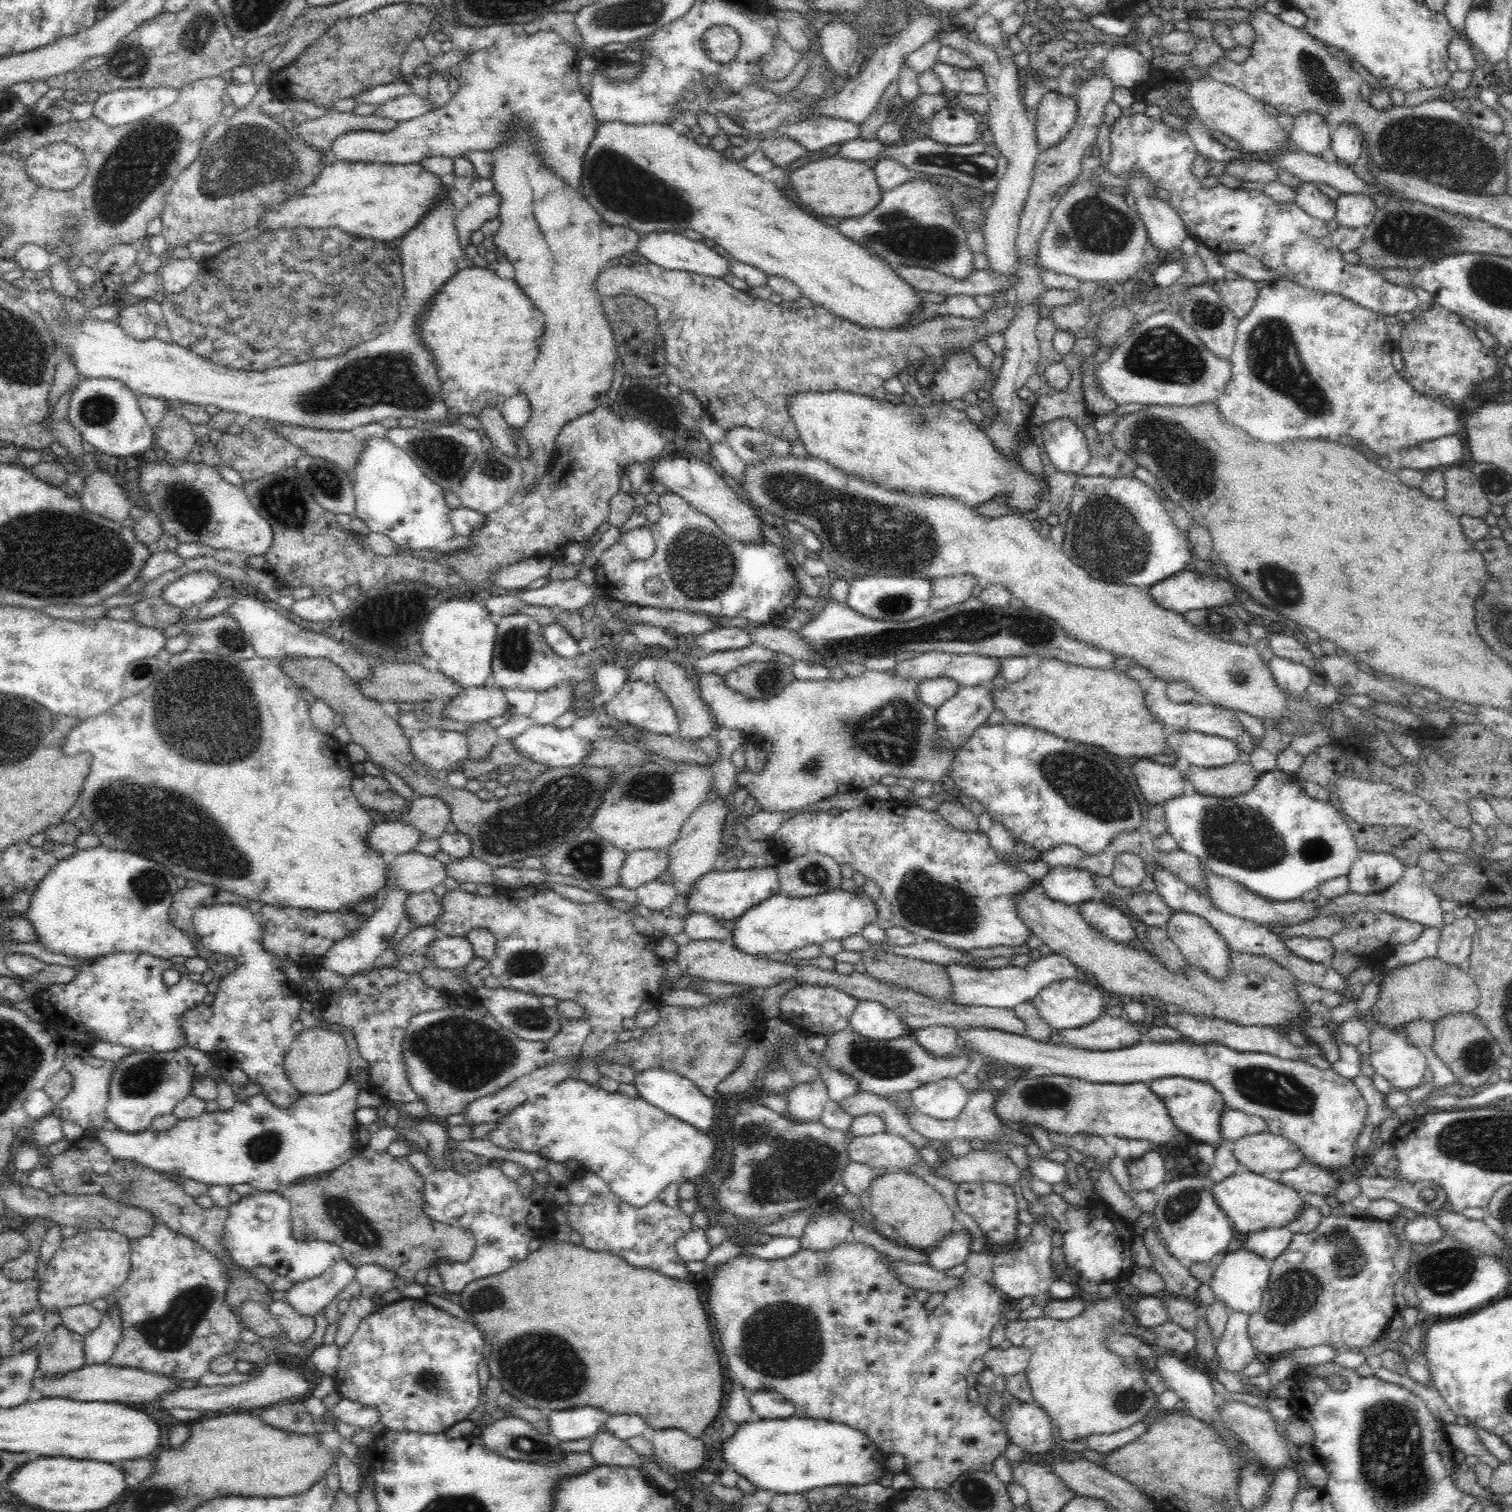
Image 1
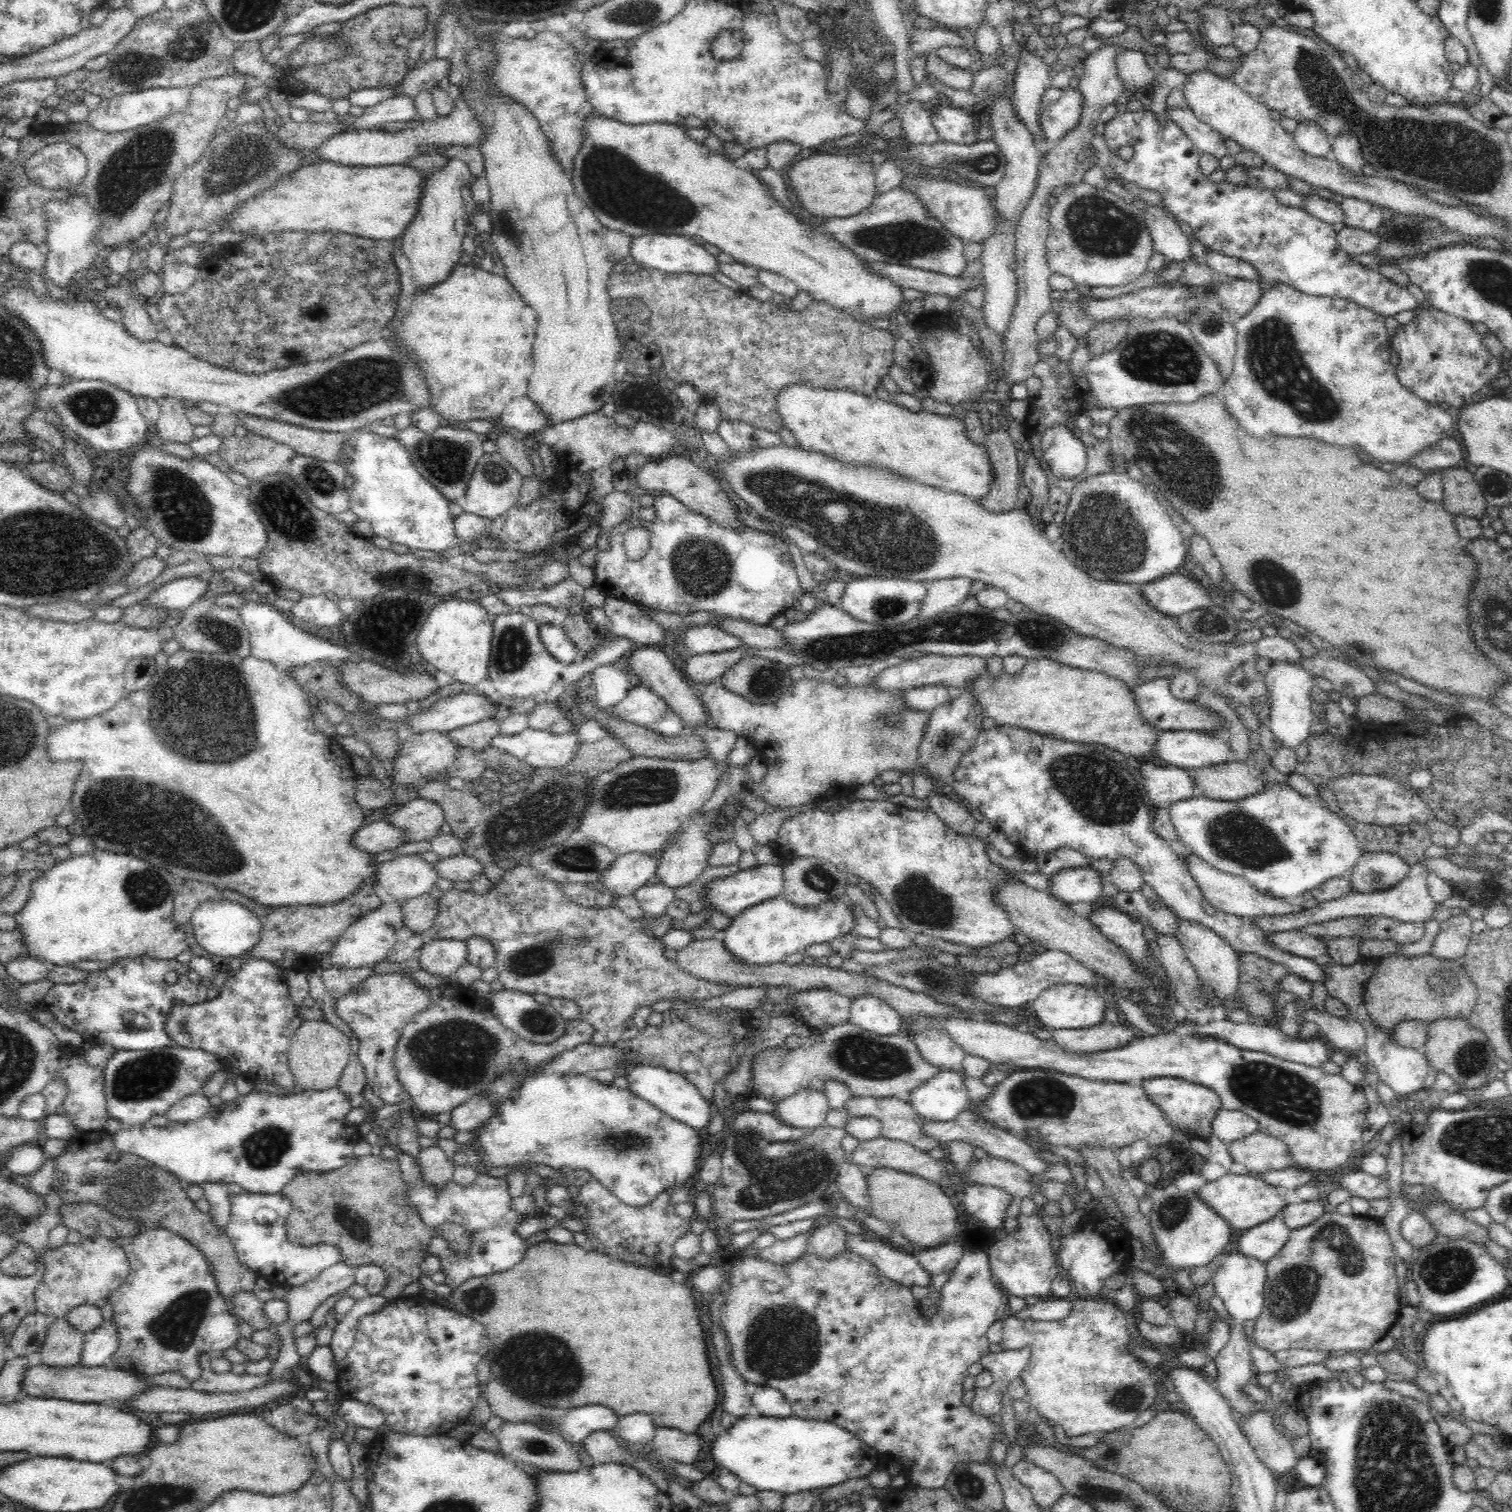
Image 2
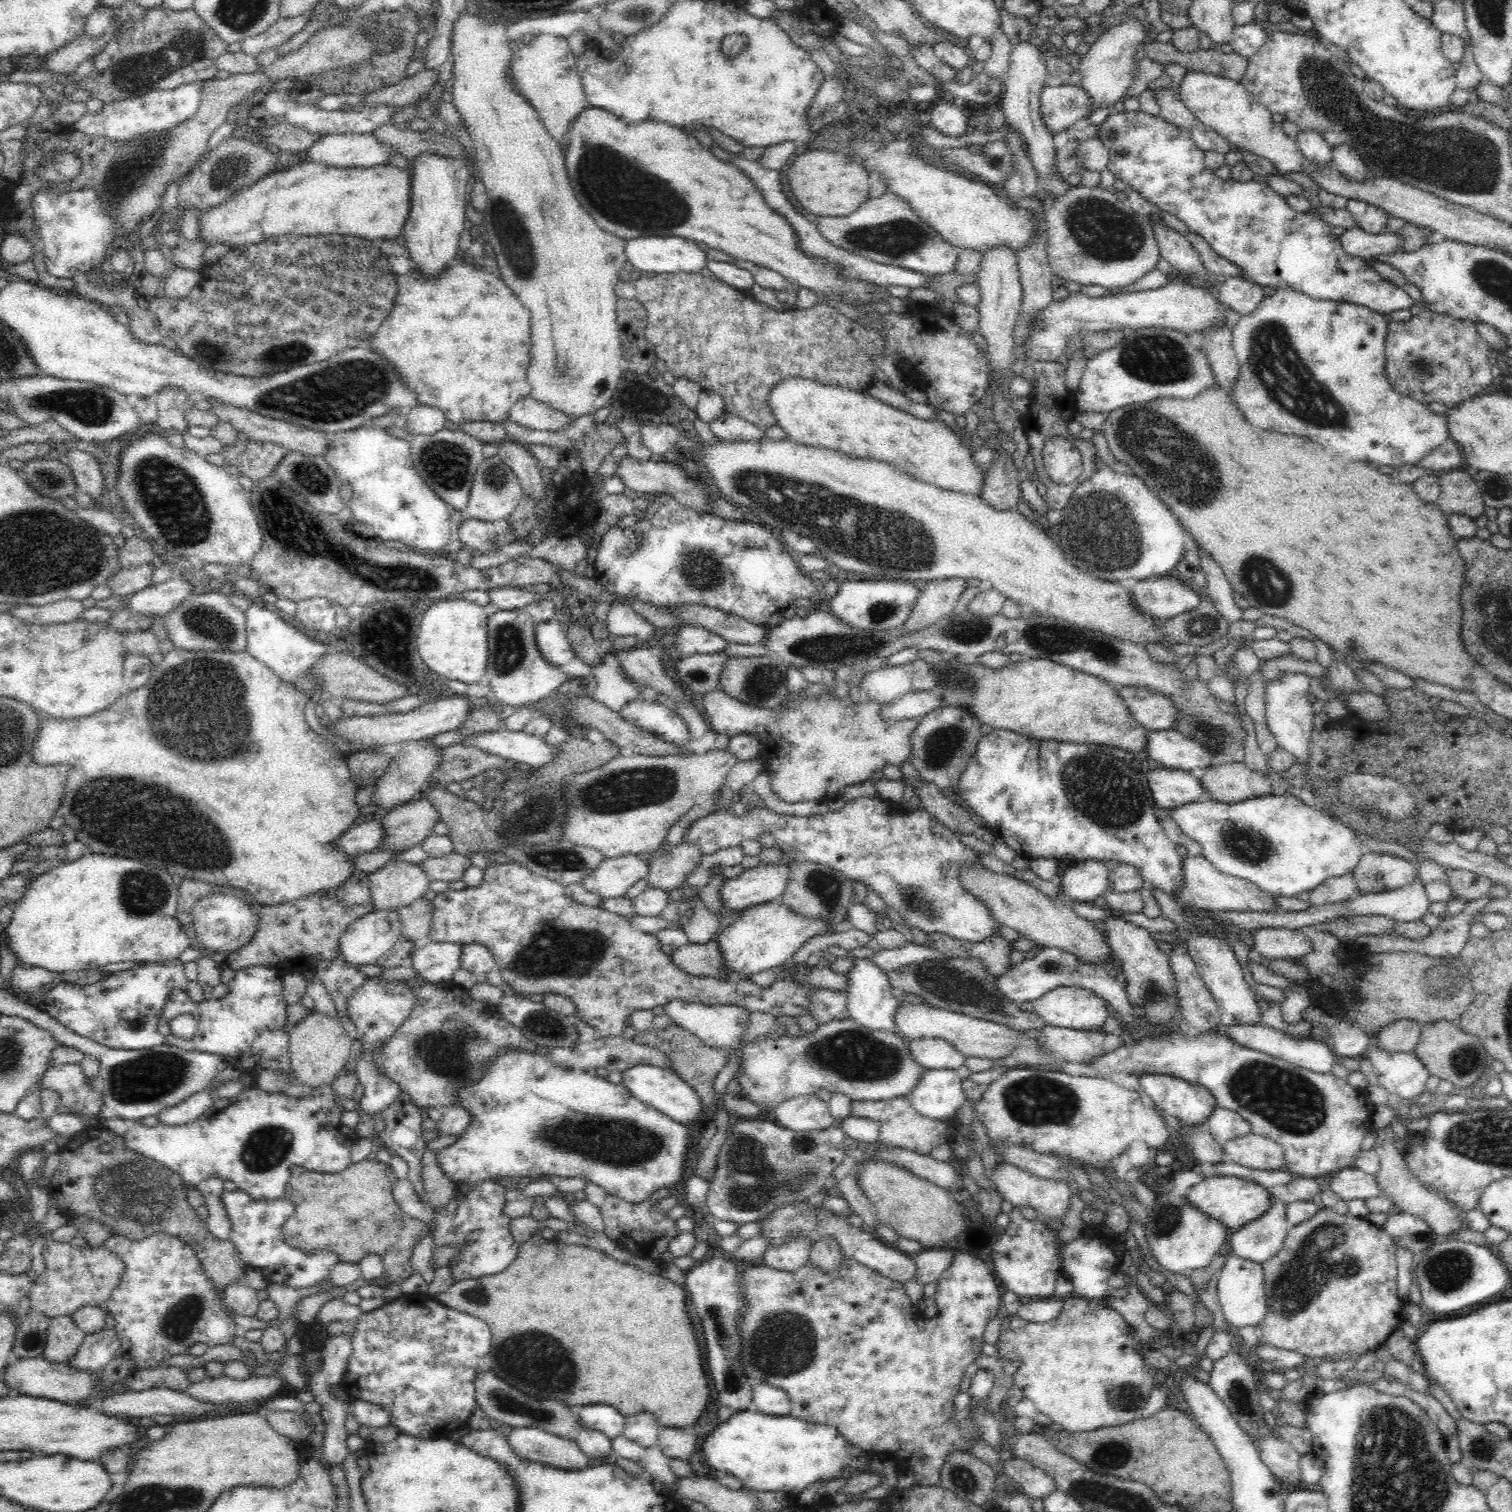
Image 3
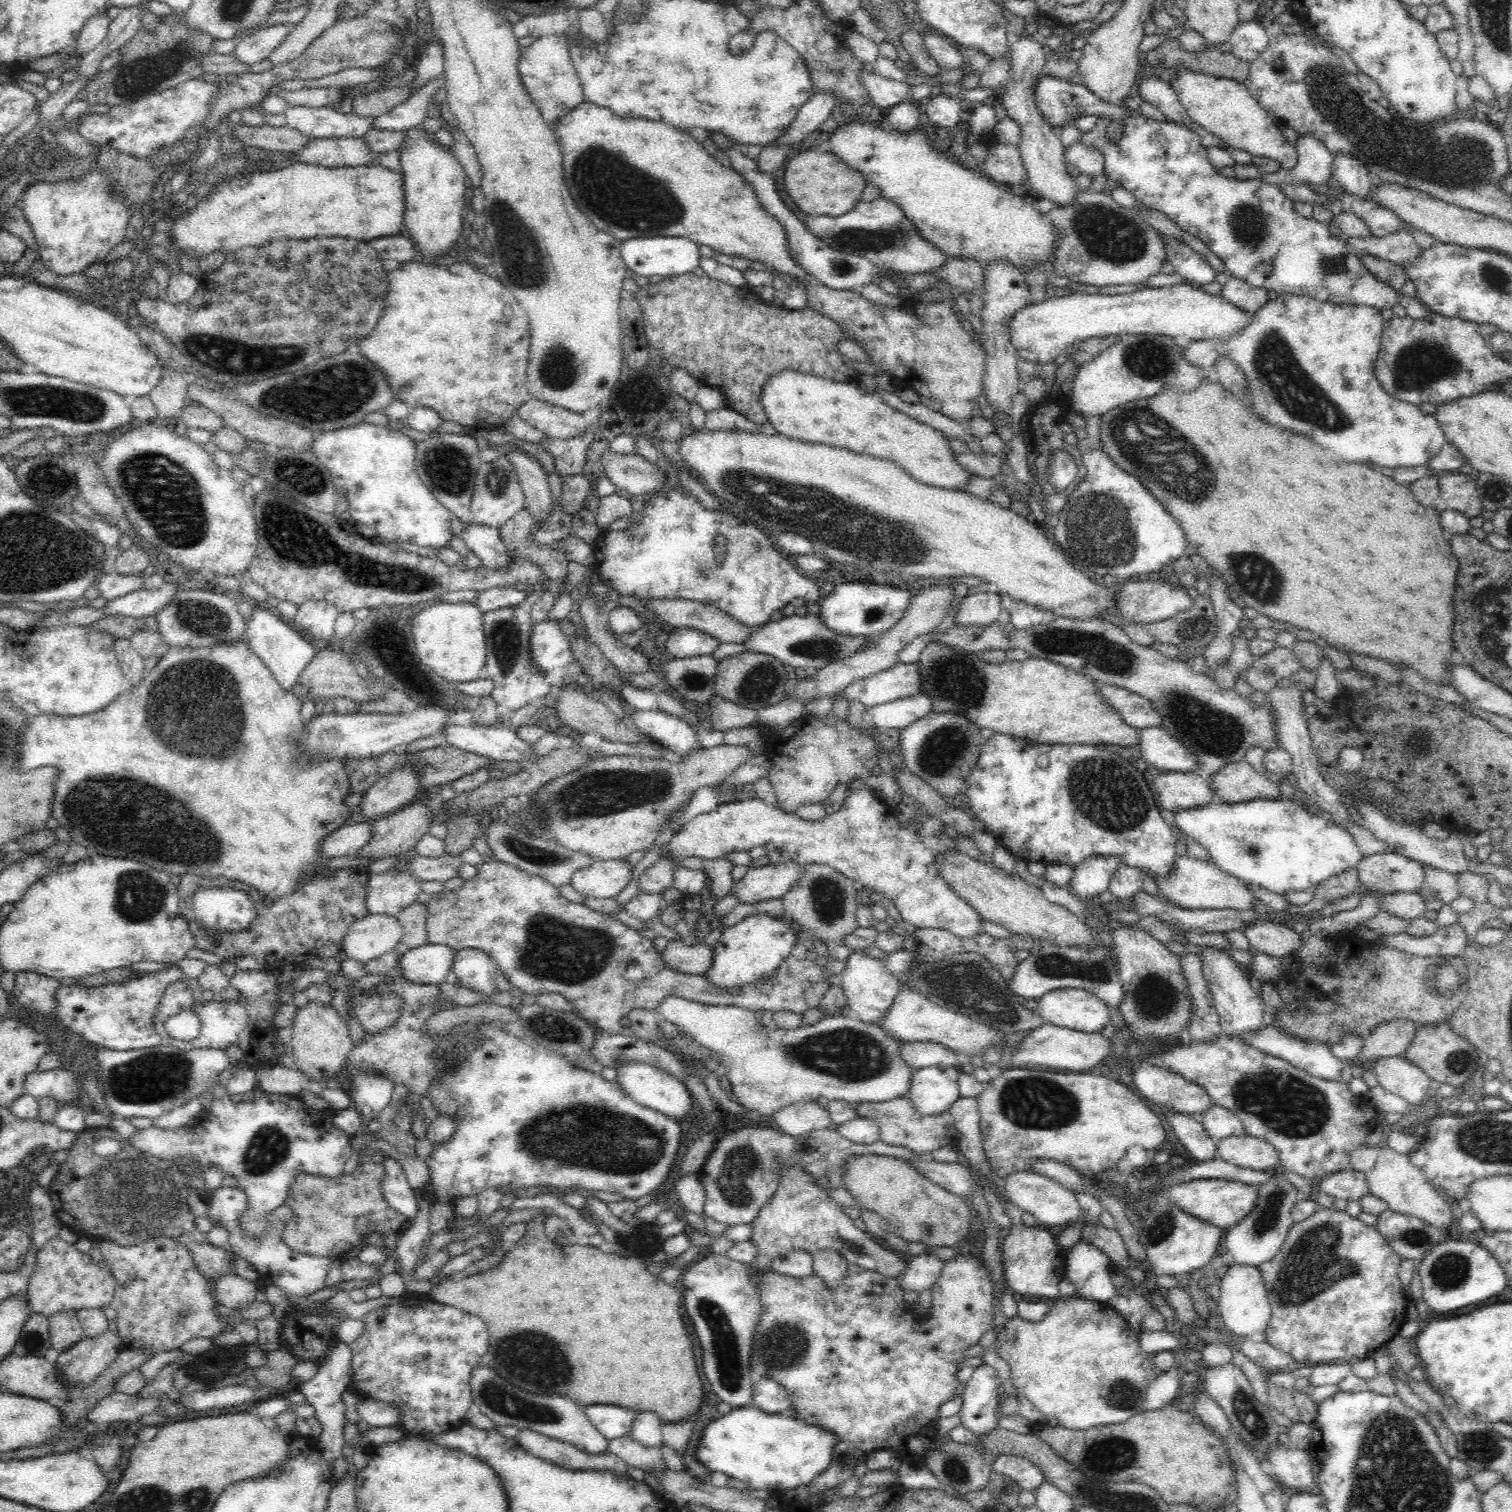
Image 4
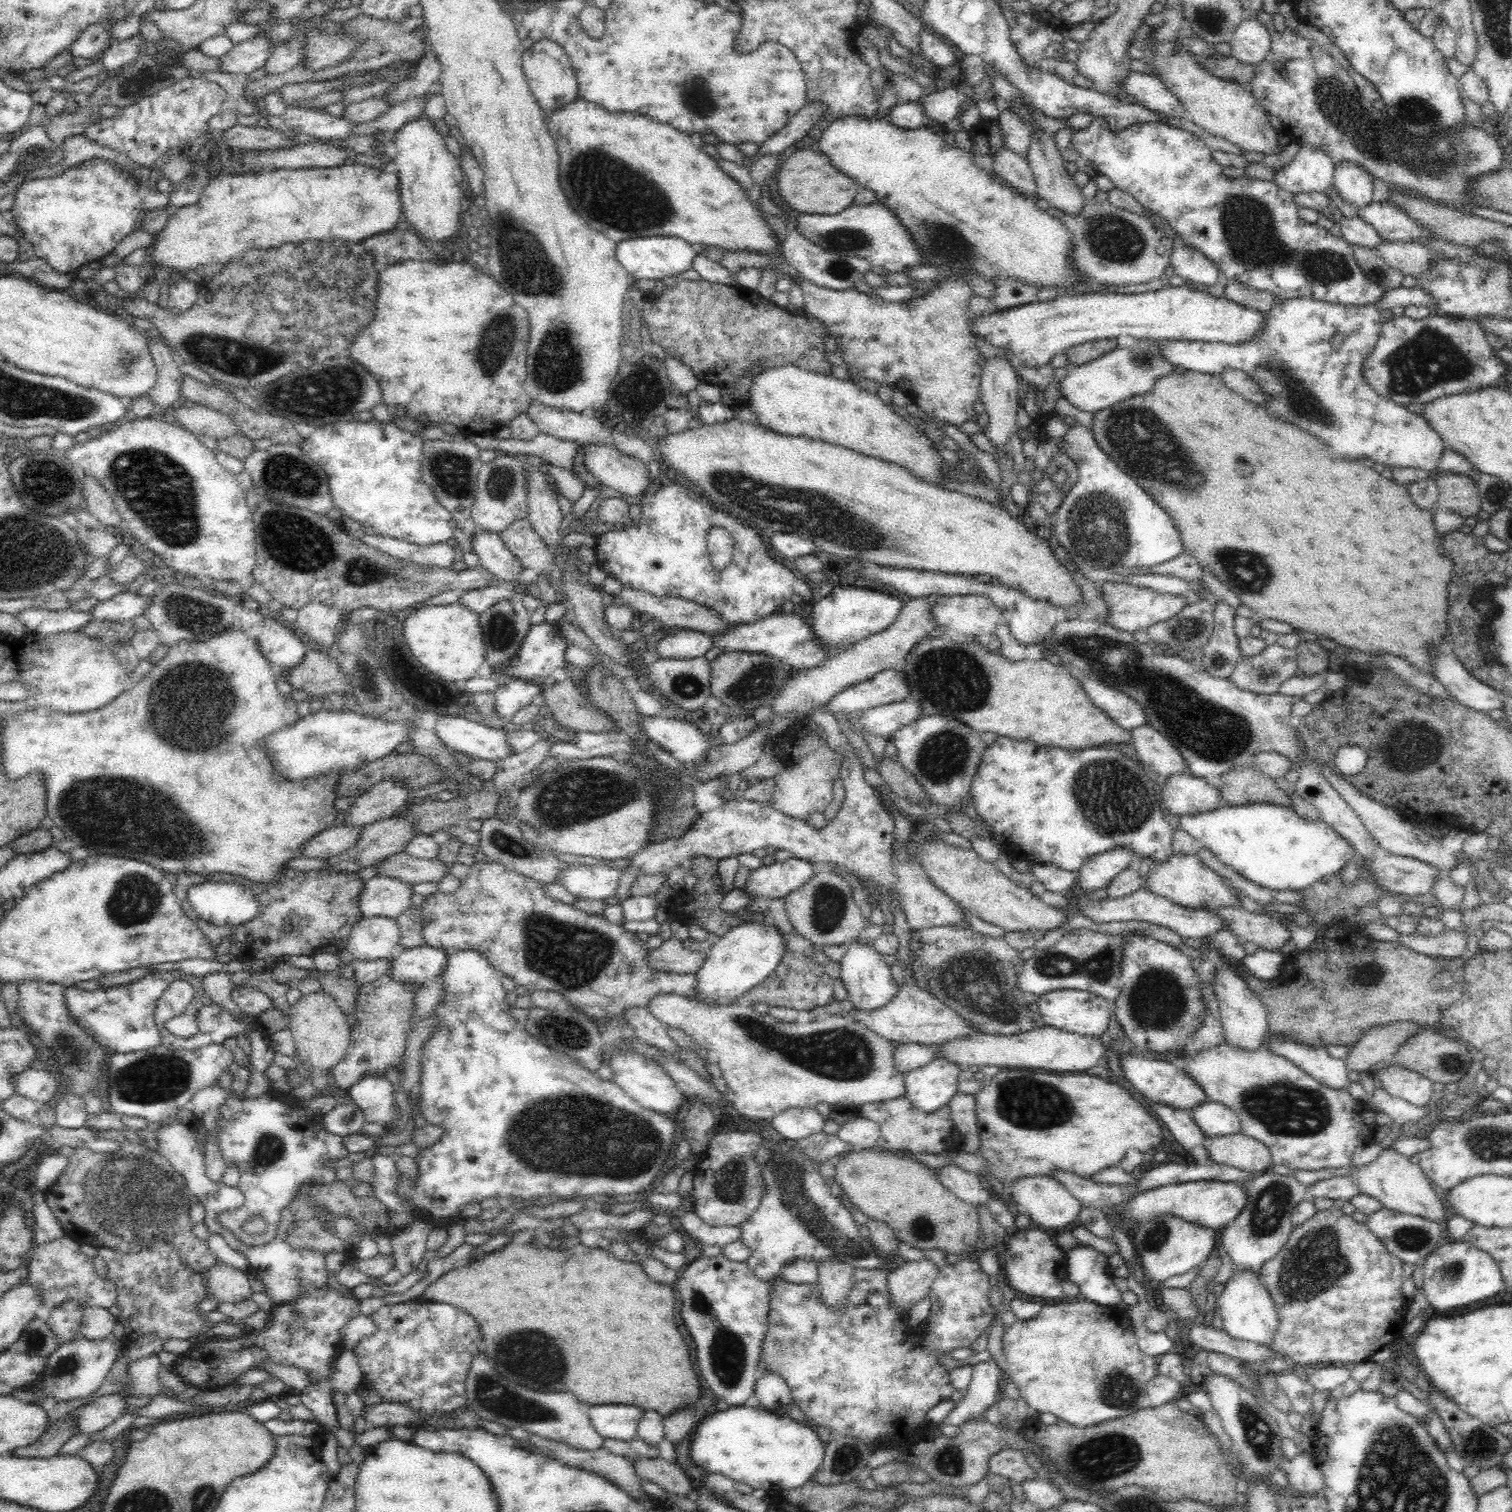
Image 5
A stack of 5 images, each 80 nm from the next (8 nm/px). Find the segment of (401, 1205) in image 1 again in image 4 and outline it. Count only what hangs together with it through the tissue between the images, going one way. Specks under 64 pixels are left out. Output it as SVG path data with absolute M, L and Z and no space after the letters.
M369 1160L361 1161L352 1173L334 1178L300 1173L287 1194L285 1204L292 1209L293 1217L286 1221L283 1241L294 1250L338 1262L357 1257L369 1244L388 1246L396 1257L396 1240L408 1230L411 1219L384 1201L380 1189L382 1180L382 1163Z

